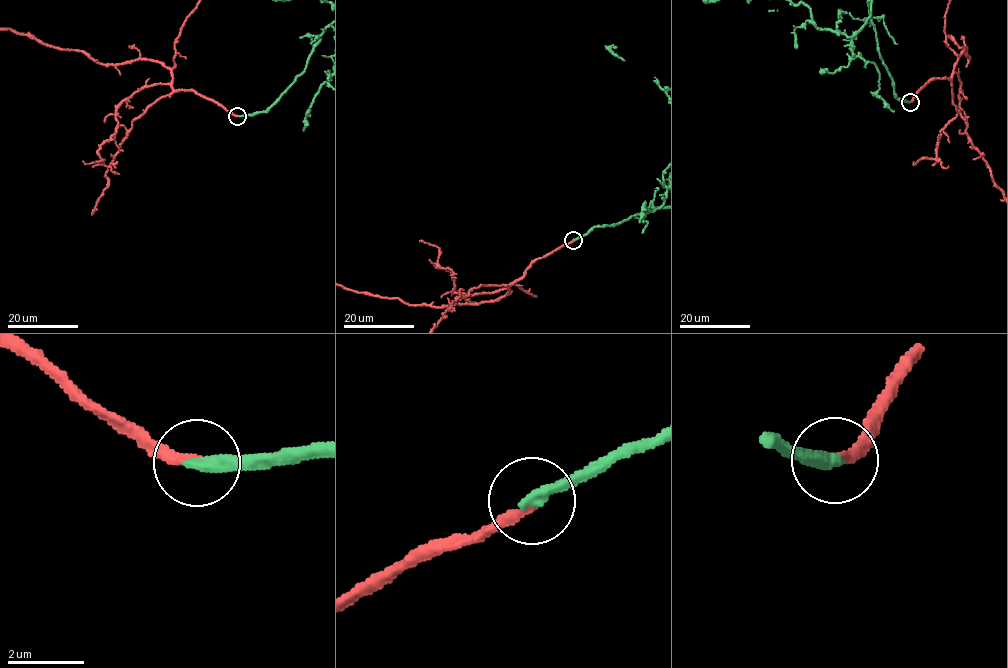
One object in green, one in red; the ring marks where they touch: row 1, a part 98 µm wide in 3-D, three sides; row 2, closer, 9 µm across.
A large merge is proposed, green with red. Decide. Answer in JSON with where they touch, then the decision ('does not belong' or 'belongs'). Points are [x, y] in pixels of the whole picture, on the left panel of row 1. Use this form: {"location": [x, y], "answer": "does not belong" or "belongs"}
{"location": [237, 116], "answer": "belongs"}

